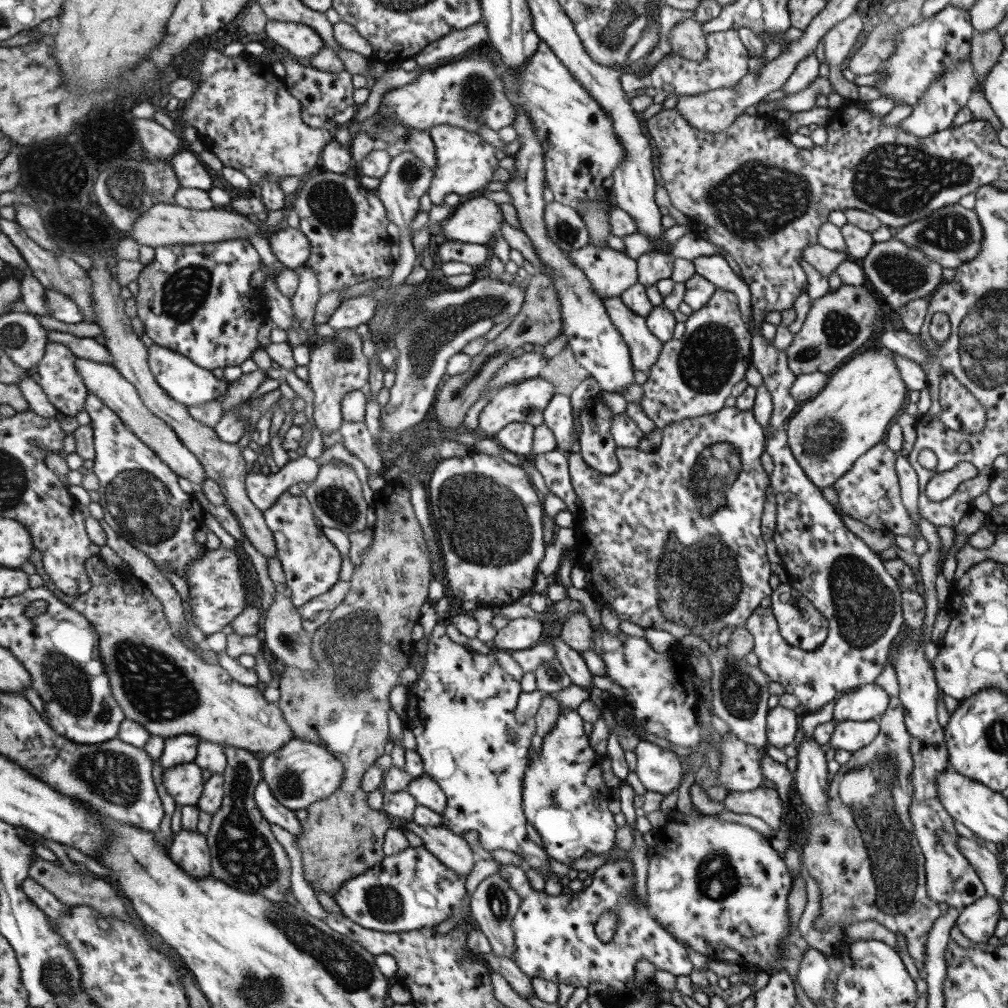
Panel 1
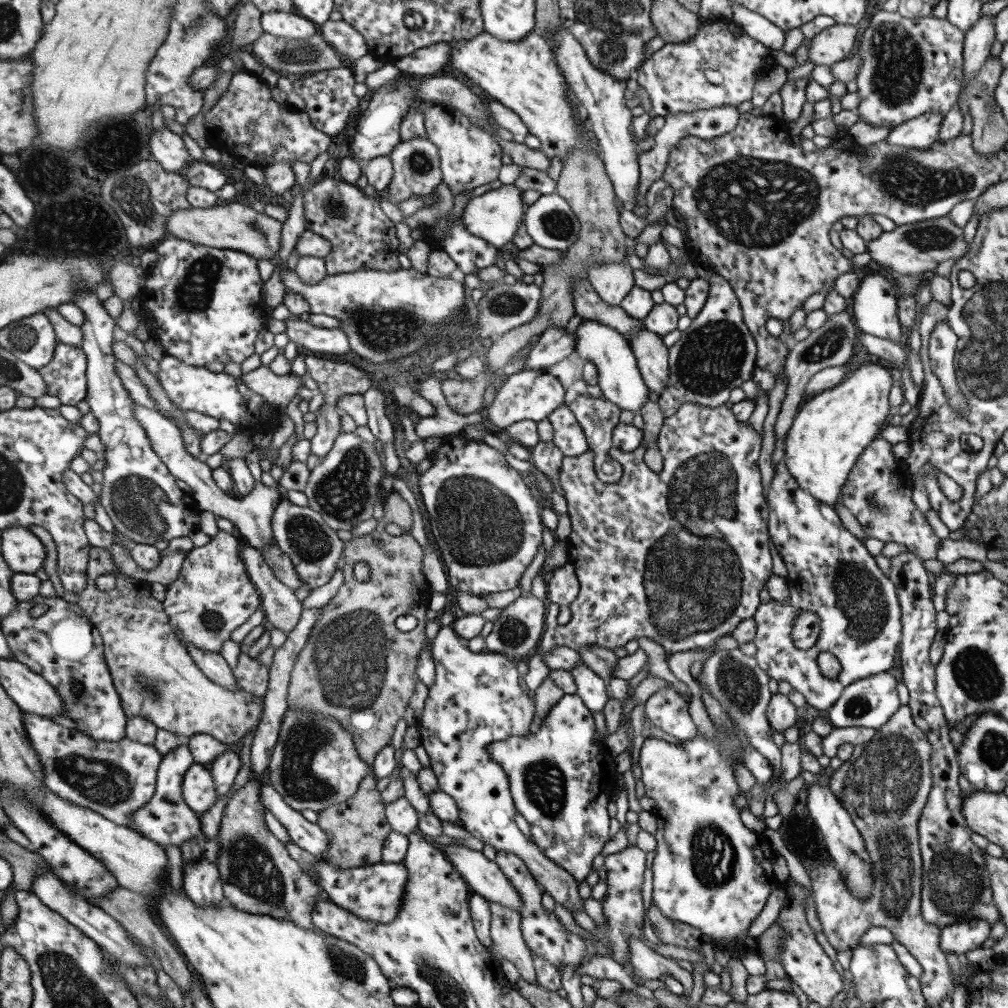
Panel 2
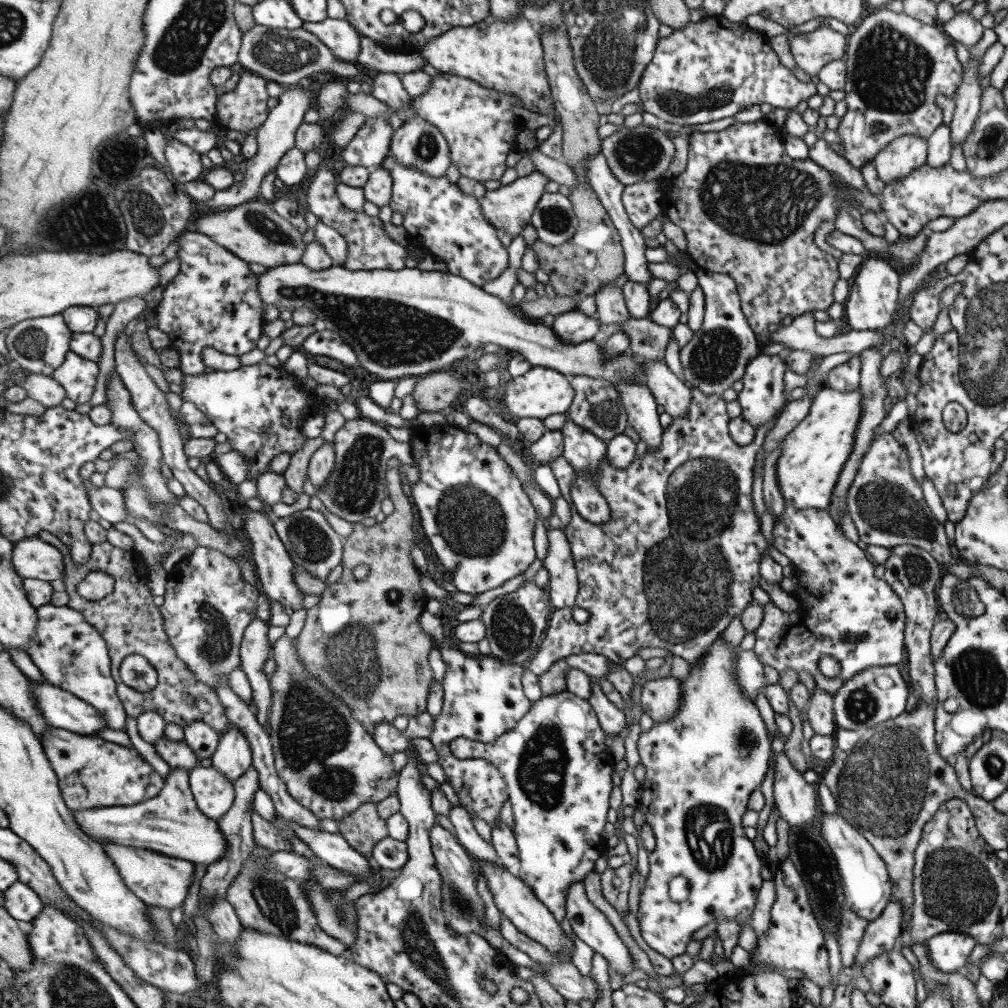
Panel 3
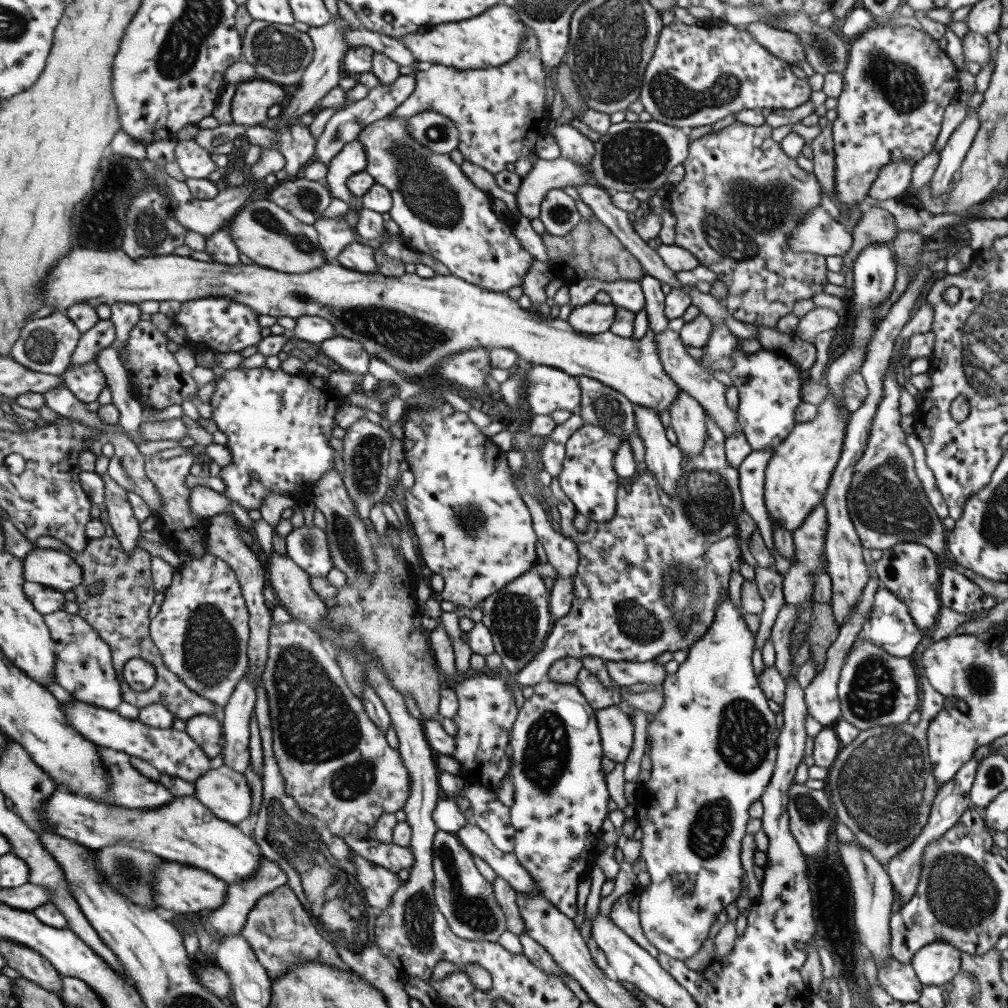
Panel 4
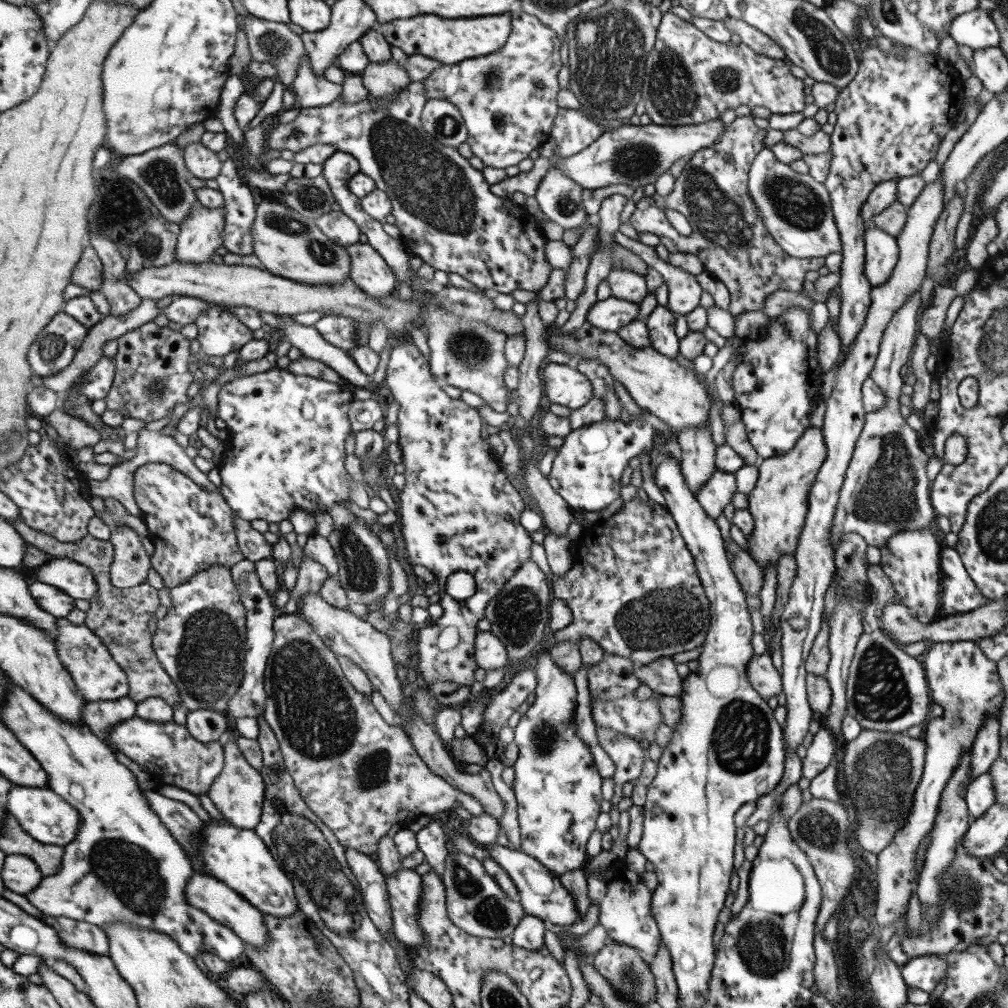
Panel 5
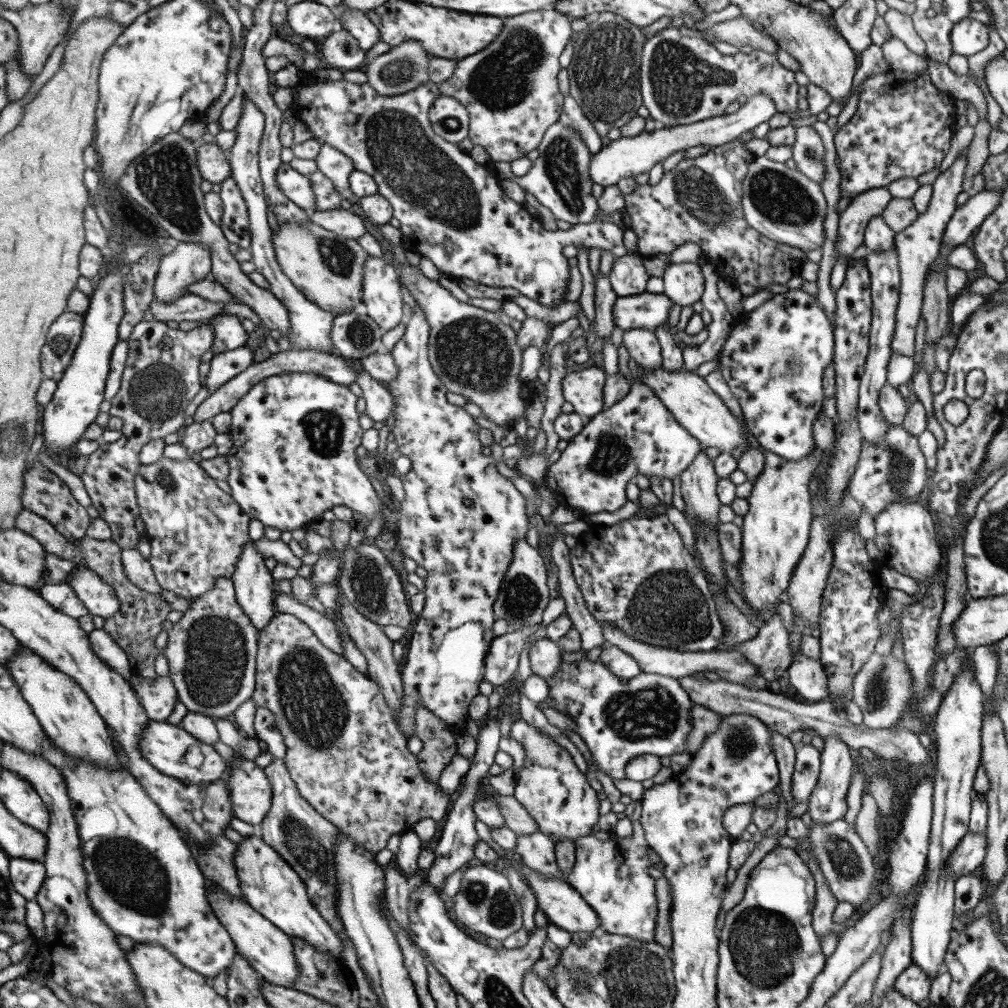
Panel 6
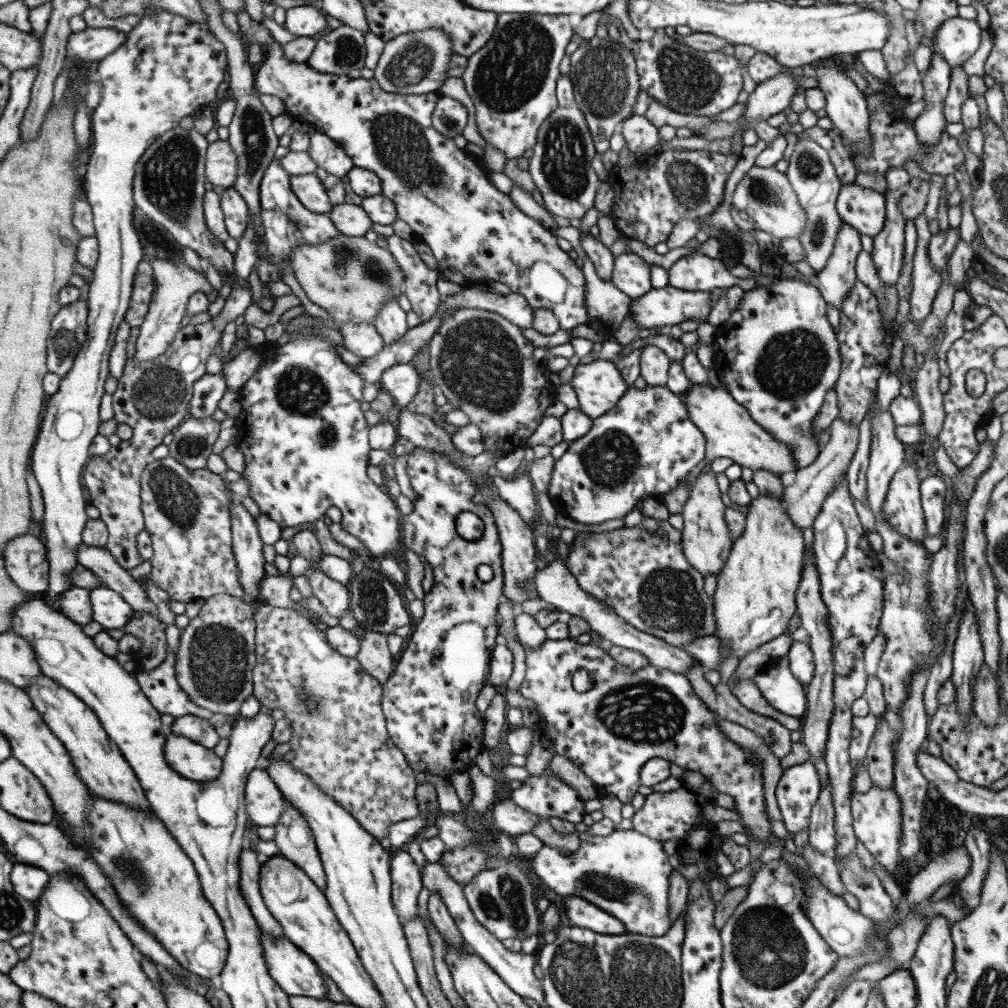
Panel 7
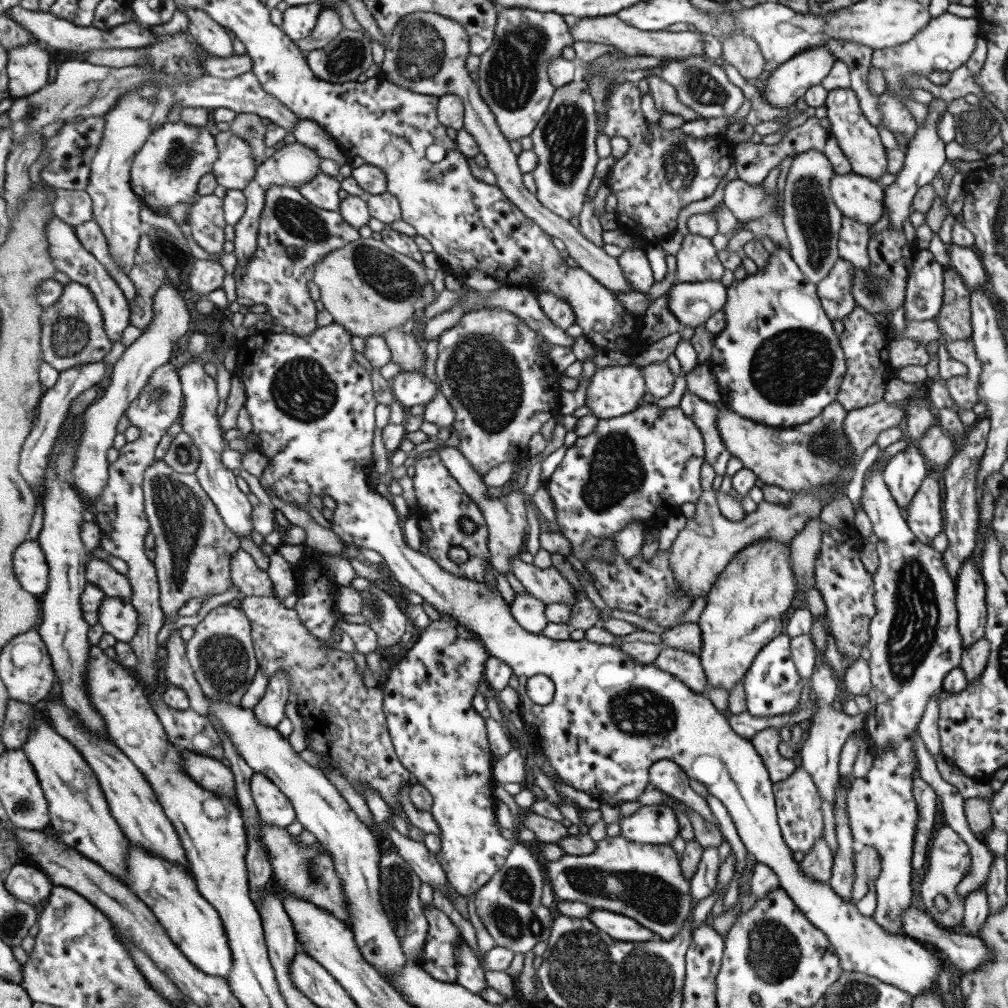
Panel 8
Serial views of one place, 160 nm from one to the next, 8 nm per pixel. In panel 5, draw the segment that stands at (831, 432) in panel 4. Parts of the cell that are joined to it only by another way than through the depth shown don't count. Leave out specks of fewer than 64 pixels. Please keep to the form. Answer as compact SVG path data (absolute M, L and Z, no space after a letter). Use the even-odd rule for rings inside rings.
M808 427L797 438L791 450L757 463L757 481L753 491L747 495L747 510L754 520L754 530L746 538L746 546L751 558L760 566L762 574L764 566L776 566L781 555L794 554L808 509L808 493L825 457L822 428Z

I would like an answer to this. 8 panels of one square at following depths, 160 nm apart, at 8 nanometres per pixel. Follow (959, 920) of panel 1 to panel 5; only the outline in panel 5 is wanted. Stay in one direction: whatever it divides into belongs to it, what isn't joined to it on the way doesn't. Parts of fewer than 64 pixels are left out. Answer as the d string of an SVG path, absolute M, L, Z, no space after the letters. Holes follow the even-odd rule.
M924 955L911 958L901 966L900 972L906 986L930 993L937 982L946 977L946 969L944 956Z

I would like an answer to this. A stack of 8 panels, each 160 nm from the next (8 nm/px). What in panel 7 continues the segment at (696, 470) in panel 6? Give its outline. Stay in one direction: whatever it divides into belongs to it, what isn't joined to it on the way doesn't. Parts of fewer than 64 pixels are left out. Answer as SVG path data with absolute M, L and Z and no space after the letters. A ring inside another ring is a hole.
M703 471L691 484L689 497L682 506L683 527L681 531L681 550L687 562L704 577L717 574L729 556L732 542L728 526L724 521L723 503L712 471Z

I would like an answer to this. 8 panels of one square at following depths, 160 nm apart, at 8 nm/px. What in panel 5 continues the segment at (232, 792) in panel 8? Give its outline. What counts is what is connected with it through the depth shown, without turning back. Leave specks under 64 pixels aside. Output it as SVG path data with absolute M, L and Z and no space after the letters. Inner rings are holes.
M133 717L112 726L110 746L146 767L161 782L187 790L193 795L207 794L225 768L222 743L199 742L186 726L175 722L157 723Z

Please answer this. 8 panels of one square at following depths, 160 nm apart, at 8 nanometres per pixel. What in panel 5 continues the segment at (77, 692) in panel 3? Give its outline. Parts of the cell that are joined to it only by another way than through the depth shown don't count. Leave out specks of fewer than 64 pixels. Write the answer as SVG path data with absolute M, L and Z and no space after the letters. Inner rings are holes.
M61 617L60 638L57 644L60 657L67 666L68 671L75 678L80 694L83 694L88 702L116 701L127 697L130 693L128 674L115 657L111 656L109 647L100 636L96 636L93 630L87 626L75 626L65 617Z

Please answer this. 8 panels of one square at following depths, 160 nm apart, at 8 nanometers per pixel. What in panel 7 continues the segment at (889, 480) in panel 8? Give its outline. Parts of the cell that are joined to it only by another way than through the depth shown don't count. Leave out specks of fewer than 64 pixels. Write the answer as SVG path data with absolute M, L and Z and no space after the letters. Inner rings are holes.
M907 459L889 481L887 494L880 506L884 521L909 540L923 542L926 537L924 514L918 487L921 481L915 472L915 462Z

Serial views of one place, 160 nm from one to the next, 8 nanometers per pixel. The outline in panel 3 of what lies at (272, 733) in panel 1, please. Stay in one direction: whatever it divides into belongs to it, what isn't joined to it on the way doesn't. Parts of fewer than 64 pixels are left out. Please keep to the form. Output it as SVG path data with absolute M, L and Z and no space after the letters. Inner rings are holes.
M43 531L38 536L45 542L58 548L64 556L68 566L64 570L65 591L69 596L68 605L80 610L87 622L96 627L97 632L107 642L107 650L111 656L111 676L117 682L117 694L127 711L128 716L138 718L144 712L154 710L166 718L168 724L177 724L183 728L194 722L203 721L212 726L220 734L226 733L231 722L226 713L225 705L221 702L218 692L209 685L201 682L189 665L182 661L169 642L169 635L165 631L165 618L160 606L153 602L154 594L149 588L150 568L135 551L122 550L109 542L94 544L92 556L85 564L78 564L73 560L71 551L57 536ZM105 571L116 580L113 594L103 600L87 600L79 594L78 586L87 578L89 572ZM131 654L140 654L151 661L157 669L157 686L149 692L139 692L123 682L120 668L123 661Z

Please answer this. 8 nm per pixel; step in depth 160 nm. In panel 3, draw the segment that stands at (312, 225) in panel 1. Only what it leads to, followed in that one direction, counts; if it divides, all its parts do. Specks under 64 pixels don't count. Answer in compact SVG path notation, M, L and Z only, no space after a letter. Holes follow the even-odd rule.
M321 168L315 169L311 182L308 185L307 203L308 211L317 216L321 224L336 230L346 244L346 255L340 266L349 270L387 269L399 270L403 268L405 248L393 241L383 232L382 222L377 216L368 216L362 210L352 211L345 208L336 195L337 178L331 171Z

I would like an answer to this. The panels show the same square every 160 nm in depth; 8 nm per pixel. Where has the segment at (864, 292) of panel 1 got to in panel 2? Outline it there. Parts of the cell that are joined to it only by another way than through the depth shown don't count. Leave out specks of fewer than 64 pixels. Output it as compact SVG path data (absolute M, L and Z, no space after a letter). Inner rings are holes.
M845 309L835 314L827 315L825 322L818 329L812 330L807 338L792 343L793 348L788 351L786 360L784 362L784 373L786 375L787 388L785 398L781 404L781 409L775 420L773 427L774 431L774 451L771 455L771 462L776 469L776 464L779 459L784 458L784 438L789 426L792 426L793 418L797 415L798 409L801 406L801 399L803 397L803 390L805 384L809 382L809 378L825 368L831 366L842 366L849 361L849 357L853 354L853 346L858 342L857 336L860 331L856 327L854 318L846 312Z

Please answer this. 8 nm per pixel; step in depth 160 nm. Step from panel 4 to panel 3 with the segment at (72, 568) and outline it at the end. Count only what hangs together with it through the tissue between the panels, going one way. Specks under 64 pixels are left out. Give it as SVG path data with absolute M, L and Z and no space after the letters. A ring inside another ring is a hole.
M39 536L27 537L24 541L14 543L13 552L13 564L23 578L31 577L46 580L47 582L64 580L64 570L68 564L64 562L63 553Z

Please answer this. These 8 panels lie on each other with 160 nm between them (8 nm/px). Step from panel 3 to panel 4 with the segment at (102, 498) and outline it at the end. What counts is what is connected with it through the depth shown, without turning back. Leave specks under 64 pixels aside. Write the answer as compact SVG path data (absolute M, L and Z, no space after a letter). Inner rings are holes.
M105 473L102 481L106 487L104 502L108 520L114 528L117 538L122 542L124 549L131 554L137 548L137 538L142 533L139 520L133 514L133 506L129 502L127 490Z

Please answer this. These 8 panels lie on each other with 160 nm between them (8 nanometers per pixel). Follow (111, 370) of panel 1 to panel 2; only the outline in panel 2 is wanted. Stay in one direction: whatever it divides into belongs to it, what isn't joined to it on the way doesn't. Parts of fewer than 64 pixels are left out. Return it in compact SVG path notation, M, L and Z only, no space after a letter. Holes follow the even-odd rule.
M135 403L135 411L137 411L137 419L141 420L141 426L148 431L148 437L152 439L157 454L169 467L173 476L184 481L192 489L193 497L203 511L211 511L219 517L227 518L241 532L244 543L257 547L263 554L269 545L277 544L272 527L273 515L282 501L281 490L277 486L271 488L265 486L263 482L255 482L253 492L242 498L235 493L223 491L214 479L215 470L186 449L182 430L178 429L169 418L165 418L155 410L143 408L137 403Z

